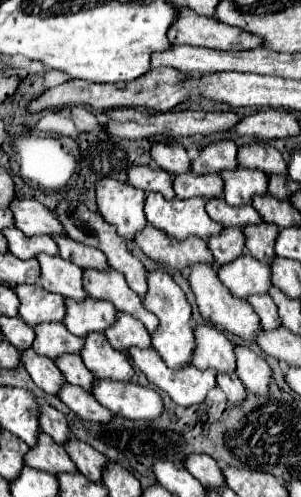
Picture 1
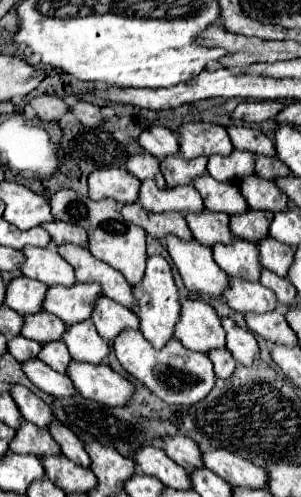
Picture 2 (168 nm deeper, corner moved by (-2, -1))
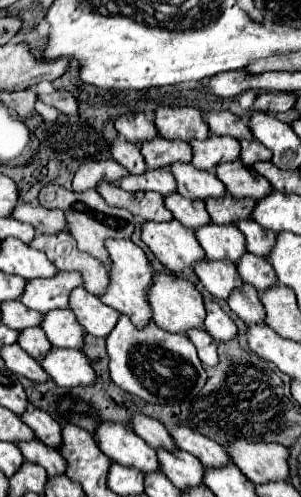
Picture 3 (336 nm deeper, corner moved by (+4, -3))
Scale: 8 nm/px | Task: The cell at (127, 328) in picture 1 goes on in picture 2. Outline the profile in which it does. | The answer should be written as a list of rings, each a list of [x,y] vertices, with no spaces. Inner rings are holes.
[[[104,294],[96,298],[94,310],[92,310],[92,322],[96,324],[98,334],[106,342],[114,340],[126,328],[138,328],[140,326],[140,320],[136,318],[136,314],[130,308],[106,298]]]

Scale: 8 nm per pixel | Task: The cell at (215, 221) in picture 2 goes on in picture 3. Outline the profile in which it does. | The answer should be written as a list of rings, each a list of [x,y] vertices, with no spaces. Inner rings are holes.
[[[170,194],[170,198],[166,198],[166,208],[174,214],[174,218],[182,226],[190,230],[196,230],[198,226],[206,226],[210,222],[204,202],[190,202],[188,198],[182,198],[180,194]]]

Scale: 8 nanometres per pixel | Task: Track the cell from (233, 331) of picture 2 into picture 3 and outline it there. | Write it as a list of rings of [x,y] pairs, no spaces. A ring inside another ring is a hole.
[[[206,302],[206,332],[216,340],[216,342],[230,342],[238,336],[236,324],[230,320],[230,316],[216,304],[216,302]]]

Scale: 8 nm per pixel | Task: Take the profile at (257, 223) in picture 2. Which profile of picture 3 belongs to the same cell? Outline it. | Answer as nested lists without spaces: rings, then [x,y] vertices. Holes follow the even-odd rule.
[[[226,194],[226,198],[218,198],[218,200],[212,198],[210,202],[206,202],[208,214],[214,224],[236,224],[240,220],[252,220],[254,206],[256,206],[254,200],[250,198],[236,200],[230,194]]]

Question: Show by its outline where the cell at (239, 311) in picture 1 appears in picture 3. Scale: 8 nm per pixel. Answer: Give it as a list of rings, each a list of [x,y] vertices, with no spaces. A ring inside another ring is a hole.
[[[144,222],[142,240],[154,256],[176,276],[204,260],[204,250],[196,240],[194,230],[186,230],[180,222]]]

